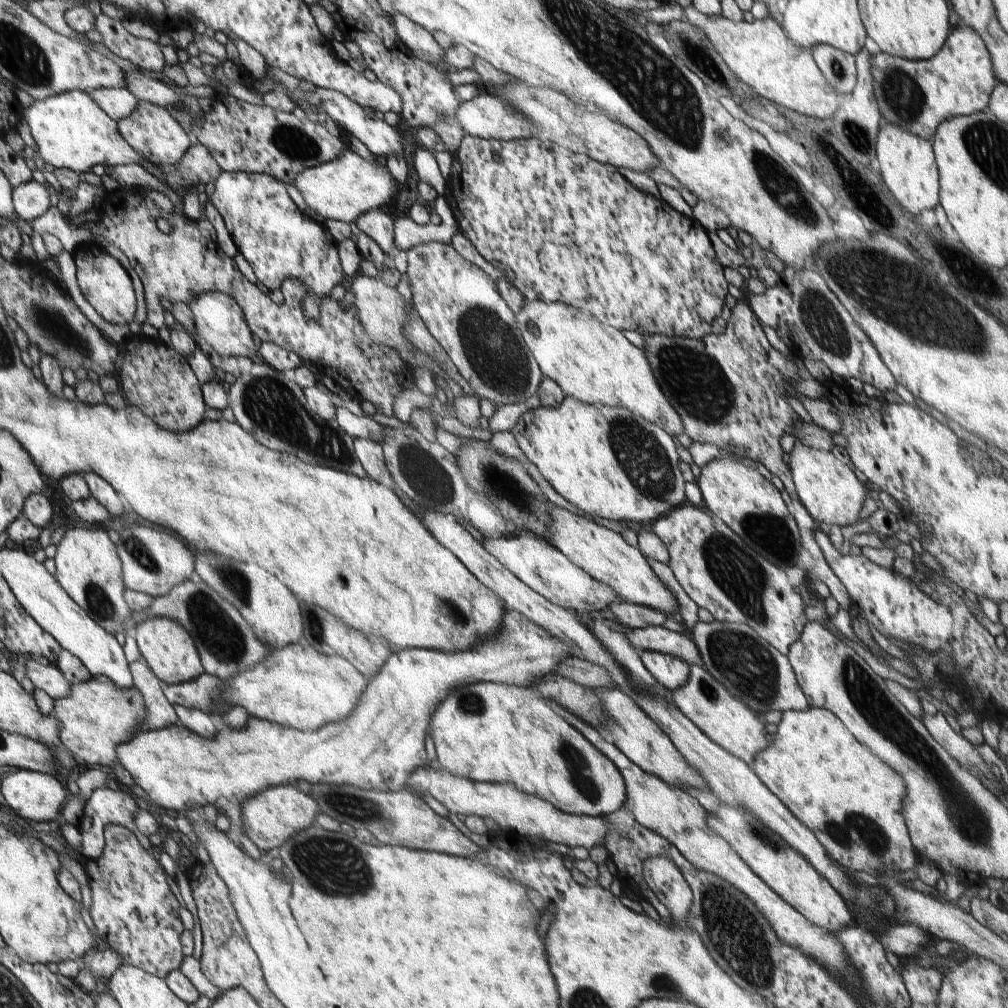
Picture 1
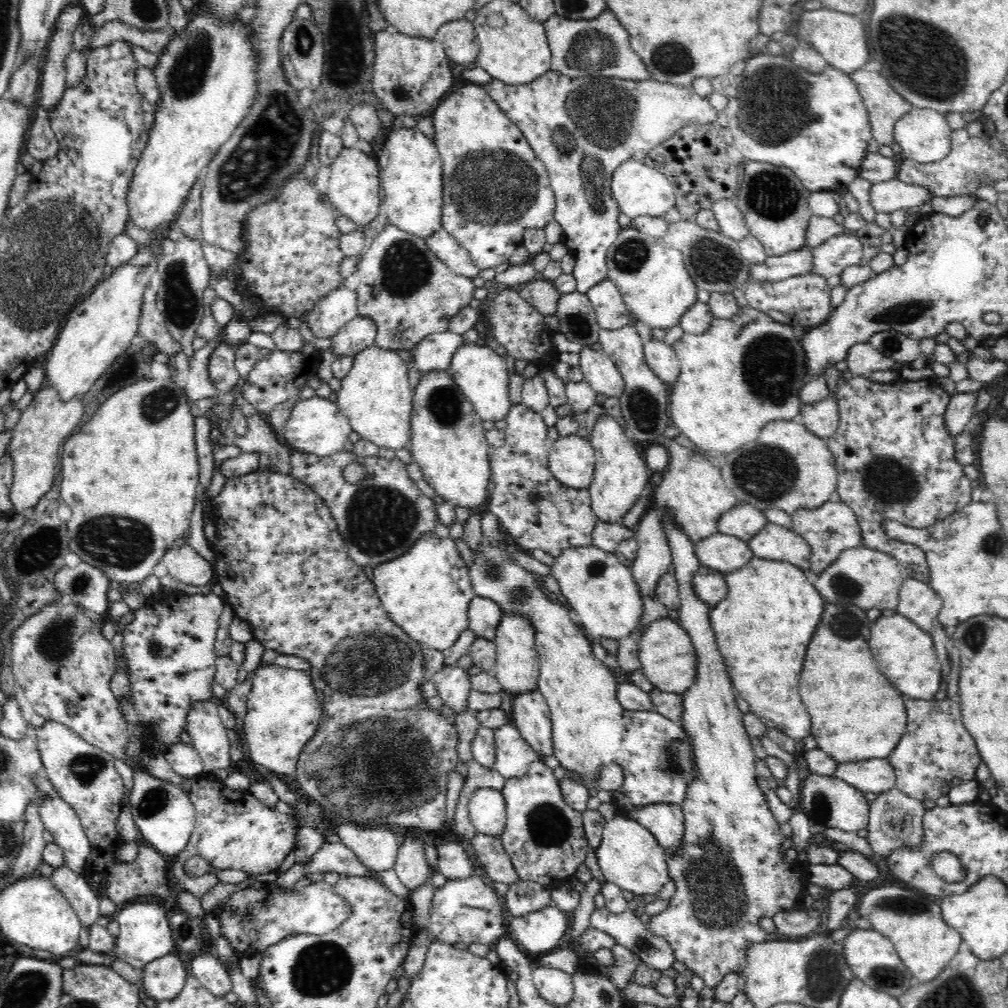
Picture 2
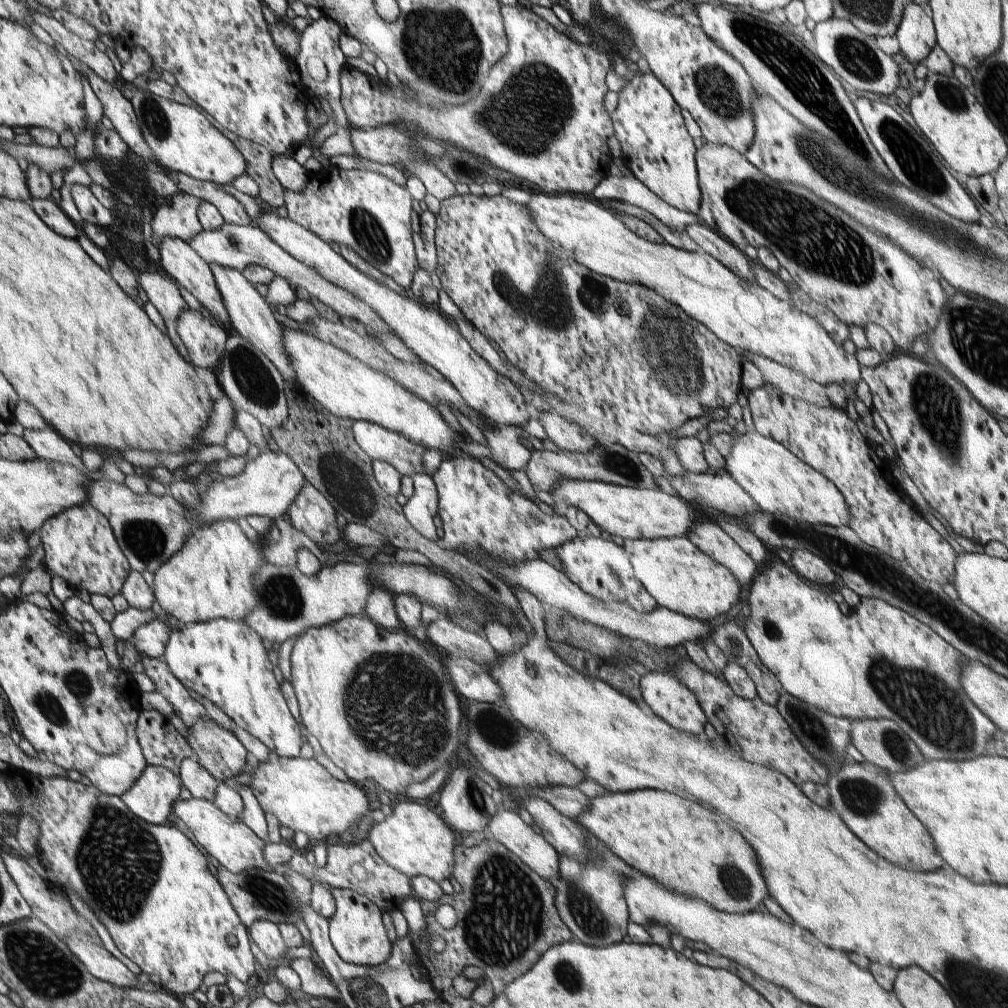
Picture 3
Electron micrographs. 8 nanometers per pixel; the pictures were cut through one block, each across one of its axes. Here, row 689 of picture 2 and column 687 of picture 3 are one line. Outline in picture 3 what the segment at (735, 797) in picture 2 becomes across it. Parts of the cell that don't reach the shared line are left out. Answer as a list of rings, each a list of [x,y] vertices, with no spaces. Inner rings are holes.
[[[641,672],[639,692],[643,696],[643,704],[651,712],[655,712],[659,718],[667,720],[667,724],[681,730],[683,734],[703,736],[703,724],[707,722],[707,718],[705,718],[699,702],[695,700],[693,692],[689,692],[689,688],[685,688],[673,674],[669,674],[669,672]]]

